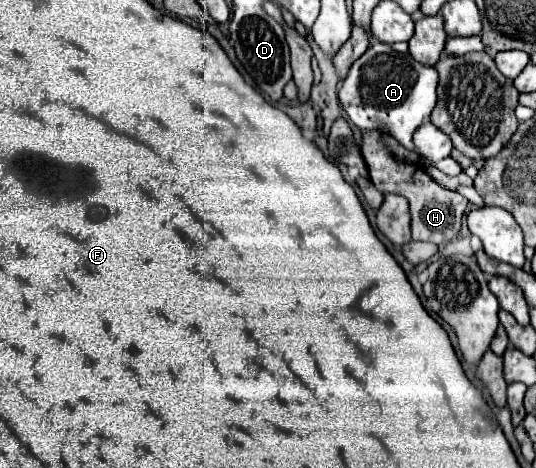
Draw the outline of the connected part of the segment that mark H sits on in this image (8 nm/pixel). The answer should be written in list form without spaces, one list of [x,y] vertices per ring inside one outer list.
[[[376,131],[364,133],[362,157],[368,165],[370,179],[380,193],[396,193],[396,195],[402,195],[408,199],[414,241],[428,241],[428,243],[440,245],[440,243],[446,243],[454,235],[454,231],[460,229],[460,221],[462,221],[468,201],[460,193],[440,187],[434,179],[430,179],[426,175],[426,171],[420,165],[410,165],[410,163],[392,159],[390,153],[380,143],[380,133],[376,133]]]

